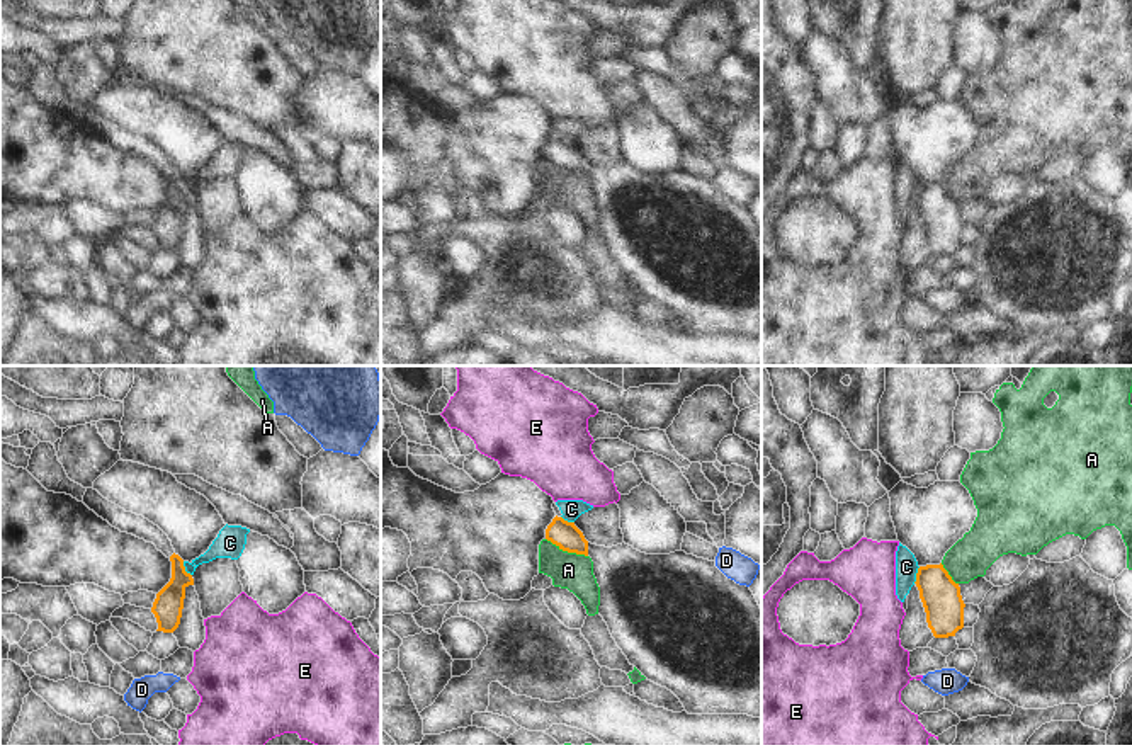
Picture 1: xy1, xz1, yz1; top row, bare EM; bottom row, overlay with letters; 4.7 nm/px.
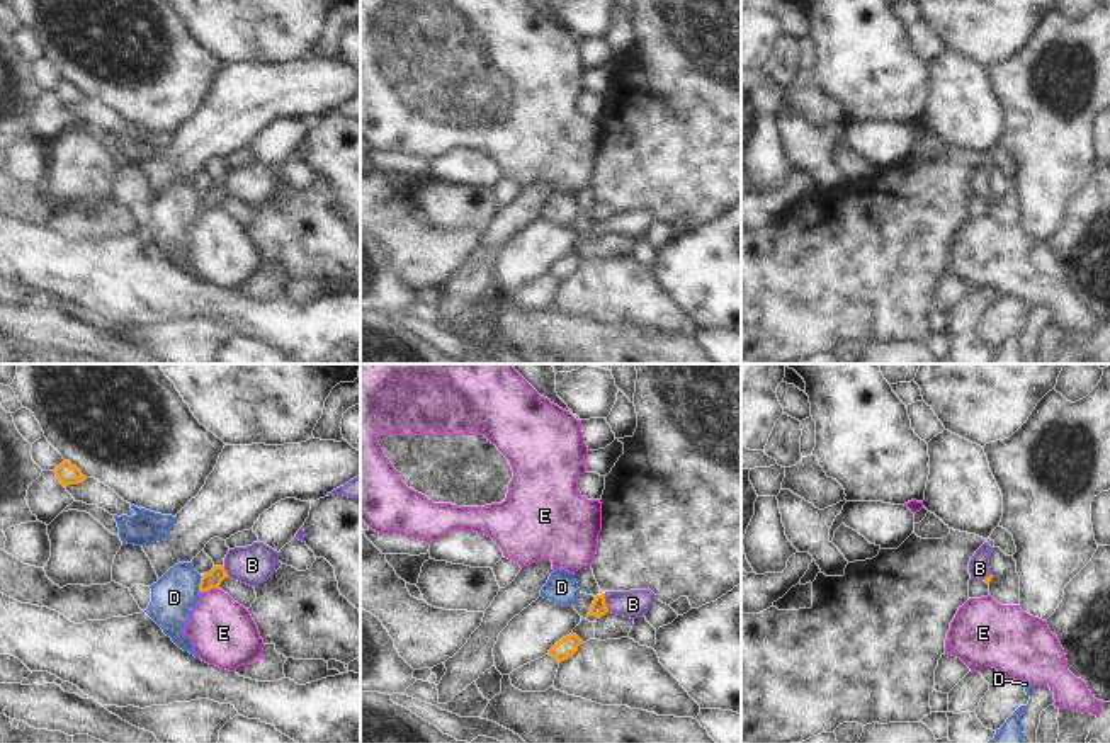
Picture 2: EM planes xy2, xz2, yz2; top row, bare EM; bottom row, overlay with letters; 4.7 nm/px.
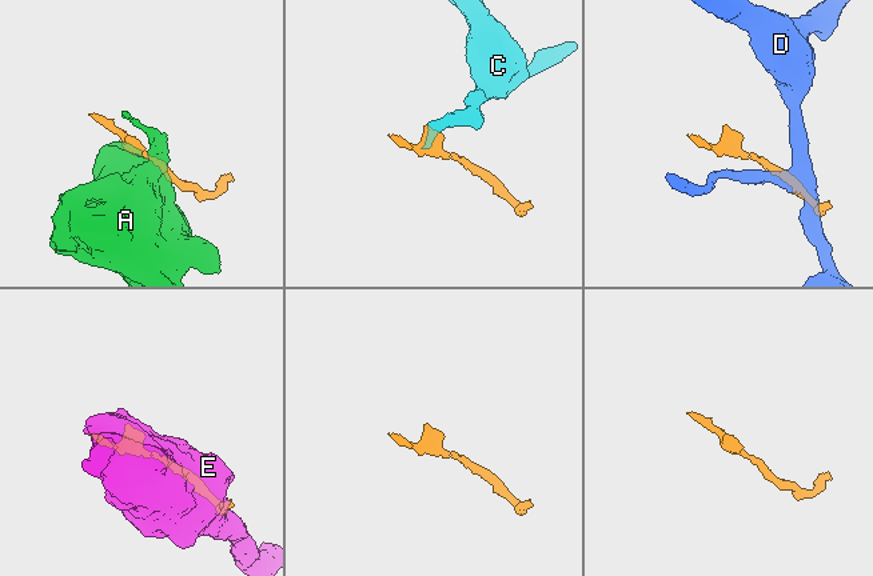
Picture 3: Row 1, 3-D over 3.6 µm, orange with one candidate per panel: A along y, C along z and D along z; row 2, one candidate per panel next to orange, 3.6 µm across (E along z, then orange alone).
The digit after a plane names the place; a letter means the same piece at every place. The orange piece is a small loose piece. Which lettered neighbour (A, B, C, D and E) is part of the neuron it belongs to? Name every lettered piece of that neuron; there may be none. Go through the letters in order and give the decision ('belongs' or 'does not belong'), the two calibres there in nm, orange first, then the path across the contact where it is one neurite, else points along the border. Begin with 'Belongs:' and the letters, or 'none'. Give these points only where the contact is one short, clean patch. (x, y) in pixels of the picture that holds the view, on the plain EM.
Belongs: B
A: does not belong; 130 nm thick on the orange side, 180 nm on the other; border along xz1 (546, 157), (563, 169), (587, 176)
B: belongs; 80 nm thick on the orange side, 130 nm on the other; runs through xz2 (599, 226), (604, 221), (633, 223)
C: does not belong; 190 nm thick on the orange side, 110 nm on the other; border along yz1 (920, 186), (913, 201)
D: does not belong; 80 nm thick on the orange side, 220 nm on the other; border along xy2 (201, 198), (199, 211)
E: does not belong; 80 nm thick on the orange side, 300 nm on the other; border along xy2 (216, 206), (201, 213)

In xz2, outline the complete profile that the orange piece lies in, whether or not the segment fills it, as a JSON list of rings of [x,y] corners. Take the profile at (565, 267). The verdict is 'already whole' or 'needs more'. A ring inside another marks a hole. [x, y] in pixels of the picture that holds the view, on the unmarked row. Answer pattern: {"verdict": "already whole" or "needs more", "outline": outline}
{"verdict": "already whole", "outline": [[[569,253],[566,257],[563,257],[561,260],[558,260],[551,269],[549,269],[549,275],[556,277],[559,282],[568,279],[569,275],[573,275],[578,270],[578,265],[583,260],[576,255],[576,253]]]}

